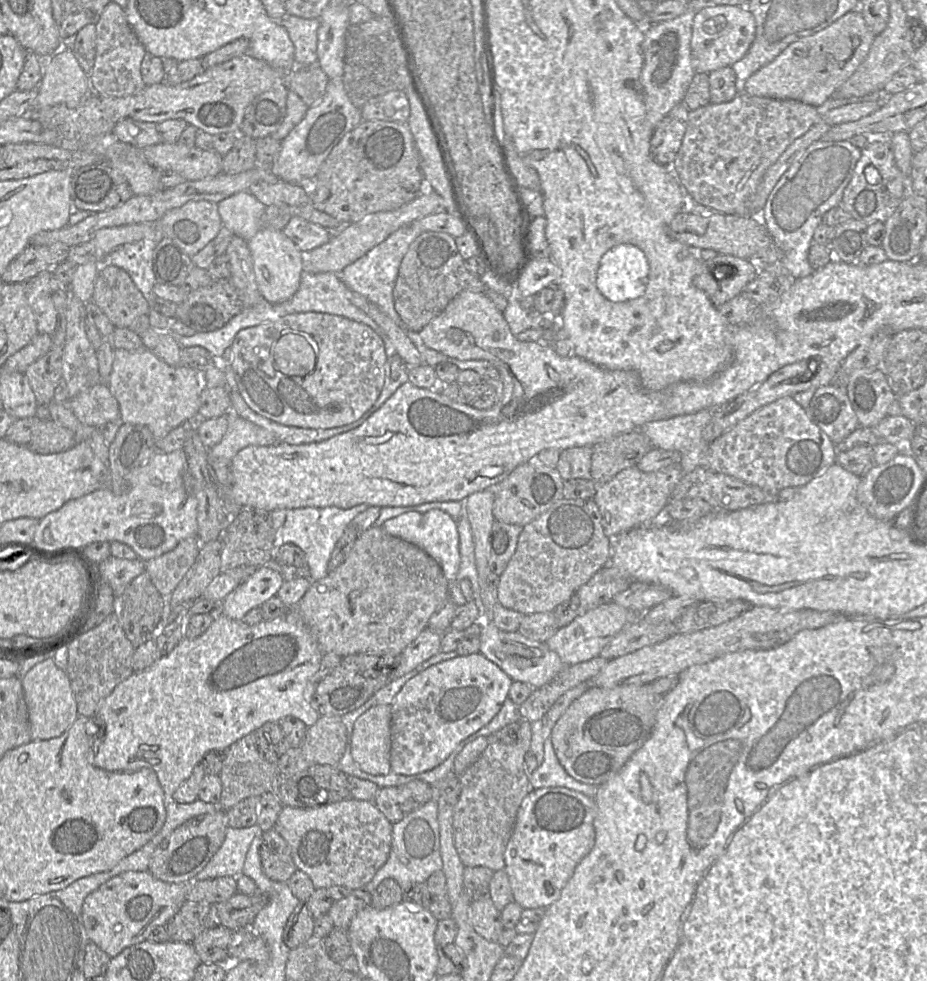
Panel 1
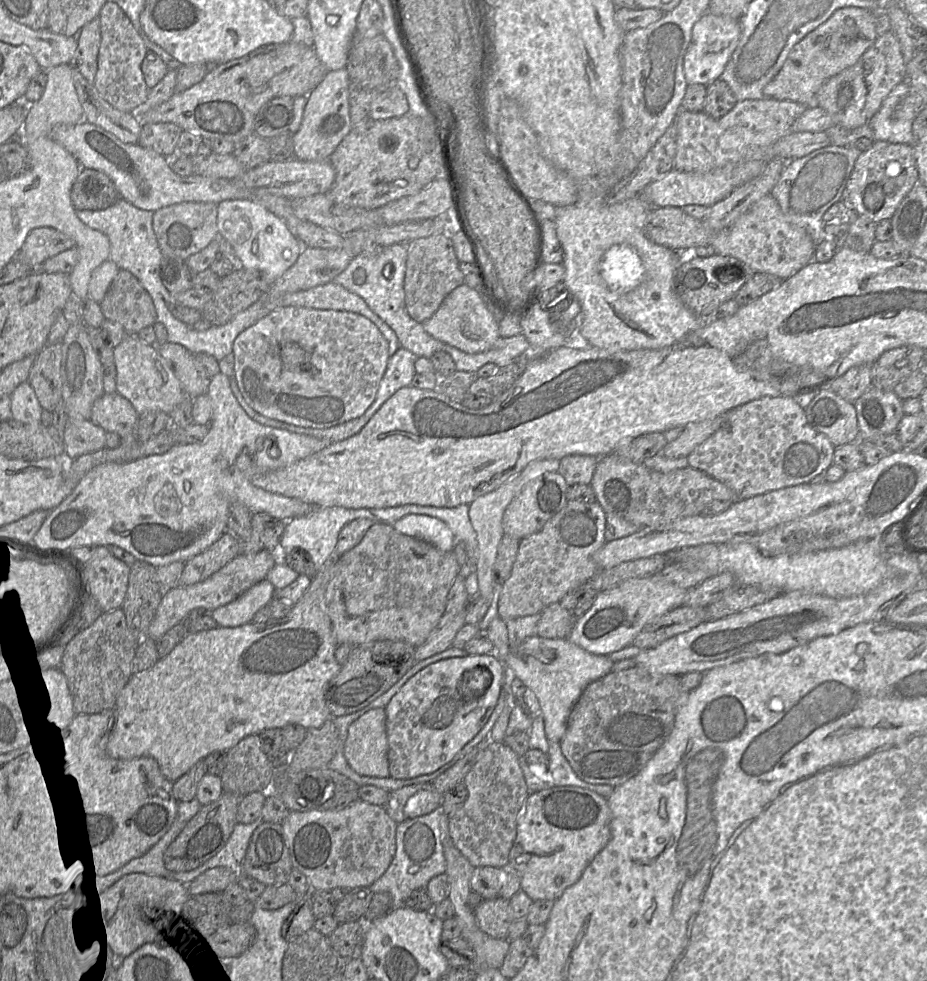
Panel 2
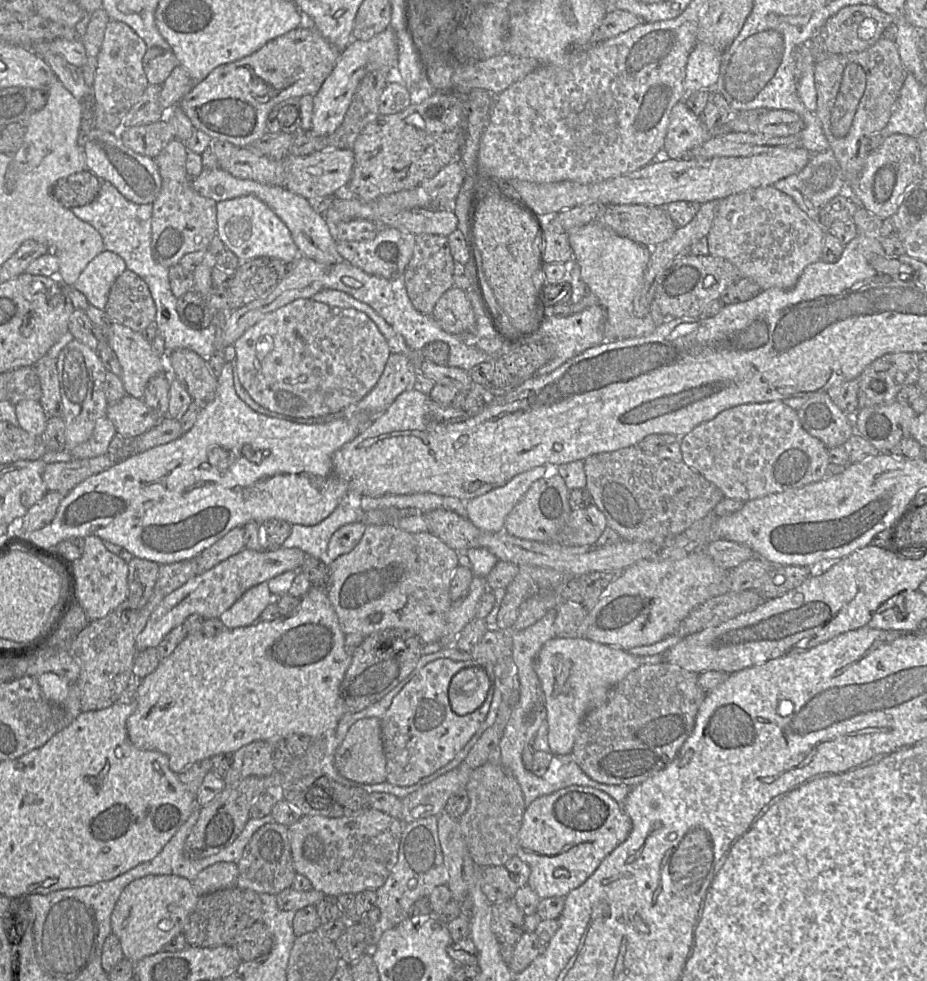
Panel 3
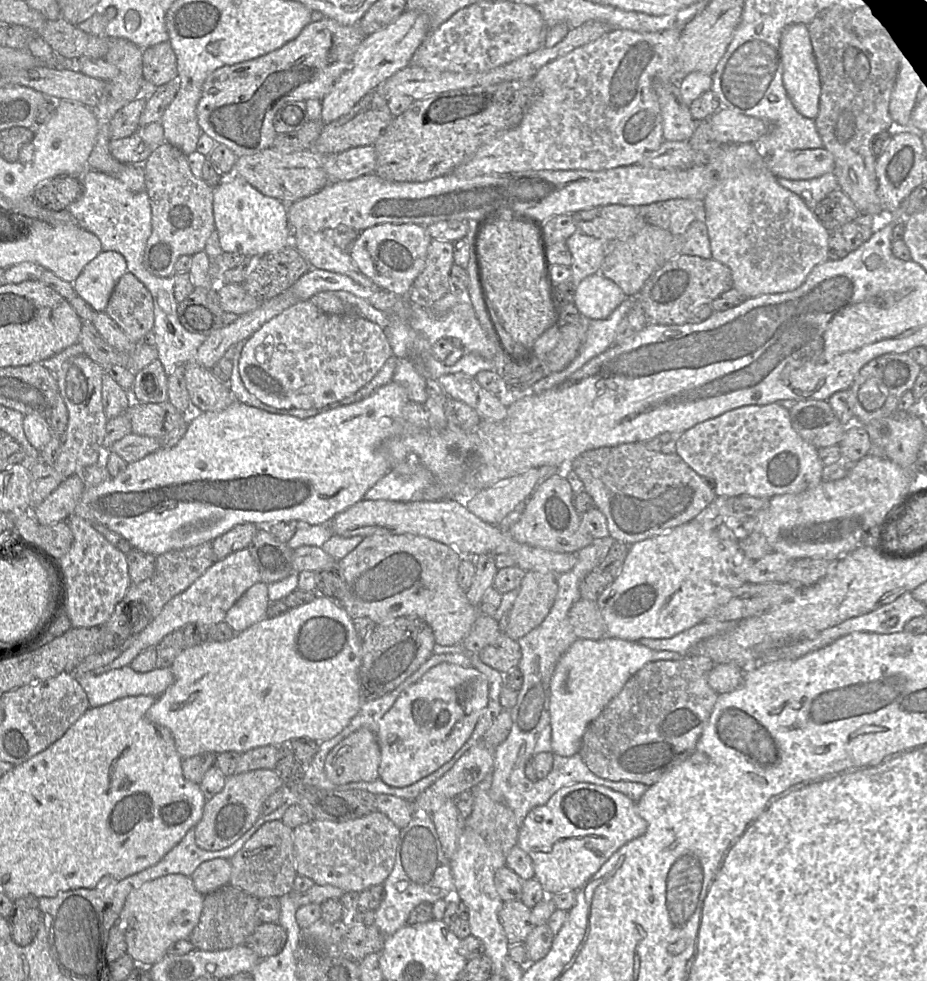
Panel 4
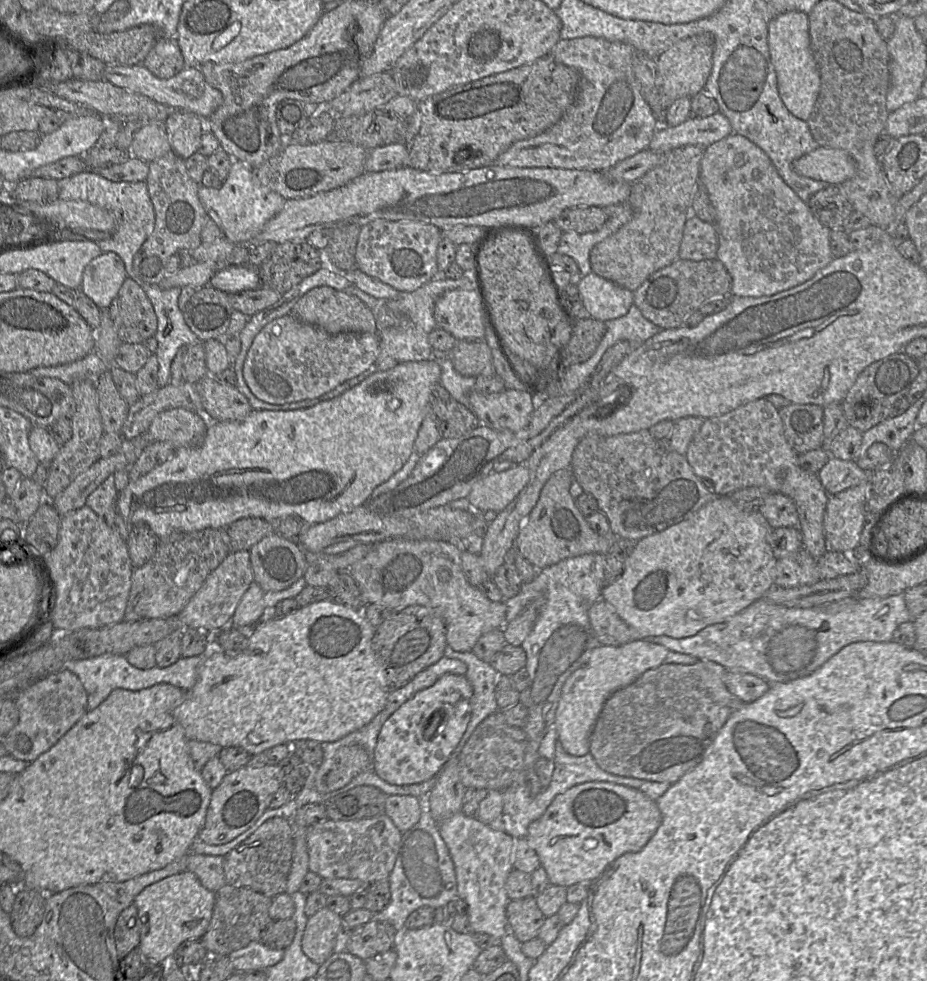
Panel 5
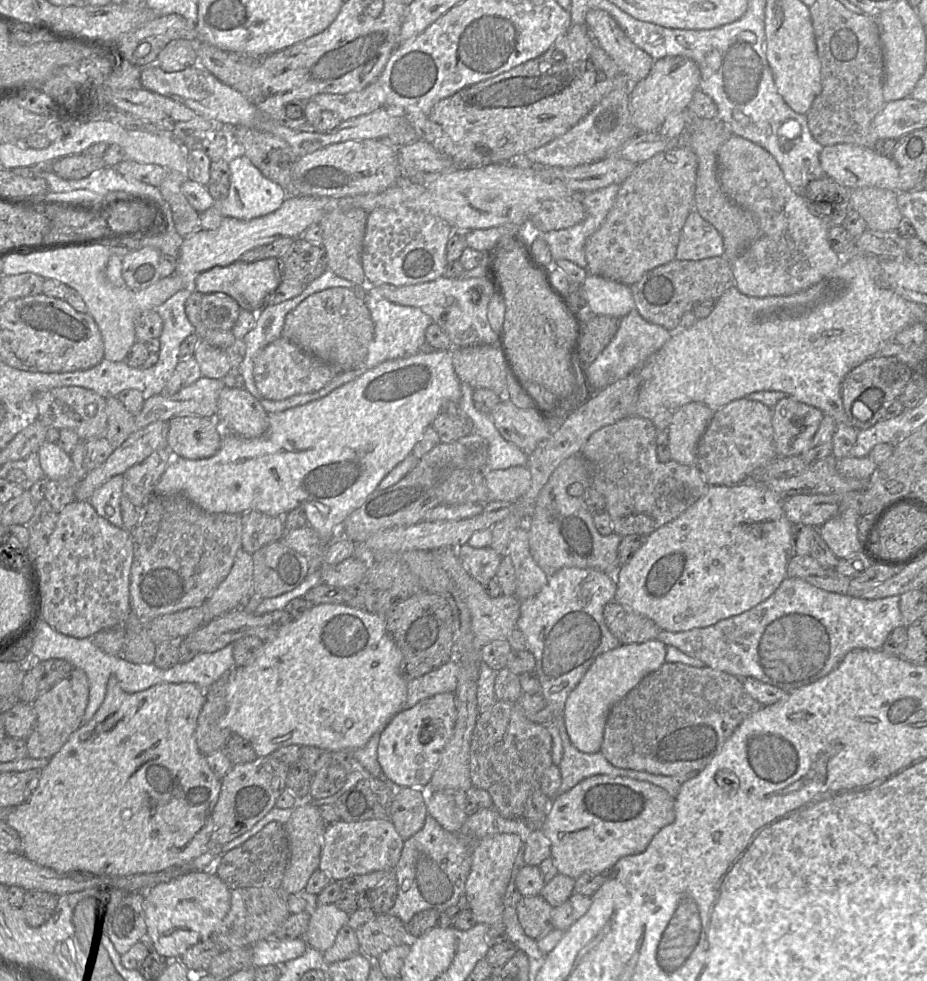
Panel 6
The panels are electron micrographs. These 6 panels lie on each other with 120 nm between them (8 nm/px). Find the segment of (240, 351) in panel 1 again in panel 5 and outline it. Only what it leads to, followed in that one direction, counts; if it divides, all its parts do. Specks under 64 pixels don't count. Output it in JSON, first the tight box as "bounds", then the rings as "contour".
{"bounds":[243,314,378,404],"contour":[[[288,314],[269,322],[255,336],[244,361],[243,376],[258,399],[286,404],[322,396],[366,371],[378,355],[378,333],[332,335]]]}

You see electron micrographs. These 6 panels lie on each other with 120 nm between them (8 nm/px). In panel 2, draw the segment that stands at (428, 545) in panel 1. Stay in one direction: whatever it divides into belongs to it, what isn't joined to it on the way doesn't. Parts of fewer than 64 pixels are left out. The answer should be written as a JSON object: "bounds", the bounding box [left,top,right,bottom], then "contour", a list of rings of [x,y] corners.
{"bounds":[392,515,456,552],"contour":[[[407,515],[392,527],[406,536],[428,542],[444,552],[453,551],[456,540],[450,528],[440,519],[425,515]]]}

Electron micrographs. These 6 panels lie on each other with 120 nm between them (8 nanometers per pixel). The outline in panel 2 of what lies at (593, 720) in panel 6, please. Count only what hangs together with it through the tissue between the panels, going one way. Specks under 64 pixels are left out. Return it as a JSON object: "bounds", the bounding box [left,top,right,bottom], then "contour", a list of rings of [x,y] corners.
{"bounds":[504,636,615,743],"contour":[[[533,636],[525,639],[516,648],[510,649],[504,664],[512,671],[514,677],[520,679],[535,694],[540,704],[540,714],[537,715],[543,717],[546,738],[549,742],[559,743],[566,732],[571,710],[585,687],[611,672],[615,663],[609,656],[591,654],[568,639],[547,639]]]}

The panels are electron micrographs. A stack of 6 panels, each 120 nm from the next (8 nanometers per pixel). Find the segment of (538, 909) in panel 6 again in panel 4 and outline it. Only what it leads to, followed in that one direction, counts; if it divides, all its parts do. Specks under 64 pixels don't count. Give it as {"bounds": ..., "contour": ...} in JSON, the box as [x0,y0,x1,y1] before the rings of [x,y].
{"bounds":[499,900,535,944],"contour":[[[520,900],[503,902],[499,920],[505,936],[512,944],[524,944],[527,936],[535,927],[531,922],[531,909]]]}

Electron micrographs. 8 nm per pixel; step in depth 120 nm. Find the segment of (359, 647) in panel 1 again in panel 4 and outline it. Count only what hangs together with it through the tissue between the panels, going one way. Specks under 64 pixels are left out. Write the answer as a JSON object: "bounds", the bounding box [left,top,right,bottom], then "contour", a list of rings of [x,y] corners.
{"bounds":[336,534,481,646],"contour":[[[378,534],[364,537],[362,541],[351,552],[349,552],[339,561],[336,561],[336,564],[343,575],[343,591],[341,597],[339,598],[339,600],[337,600],[337,602],[345,609],[345,611],[352,620],[366,617],[371,619],[376,625],[380,625],[382,623],[390,622],[399,617],[414,616],[422,619],[429,625],[434,635],[435,644],[441,646],[461,645],[463,640],[469,634],[473,623],[481,613],[479,611],[479,606],[474,606],[469,602],[466,596],[466,591],[462,590],[457,583],[457,574],[460,565],[460,554],[465,553],[458,553],[455,549],[449,547],[448,545],[445,545],[441,542],[435,541],[424,536],[411,534]]]}

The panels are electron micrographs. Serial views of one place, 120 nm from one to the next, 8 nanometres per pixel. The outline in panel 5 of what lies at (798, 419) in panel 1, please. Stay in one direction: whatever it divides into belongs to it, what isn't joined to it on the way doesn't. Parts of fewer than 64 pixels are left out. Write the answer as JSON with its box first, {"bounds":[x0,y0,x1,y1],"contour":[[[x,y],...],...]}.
{"bounds":[685,398,830,559],"contour":[[[759,398],[723,415],[704,419],[688,445],[685,458],[697,477],[716,496],[756,486],[790,497],[799,514],[803,549],[818,559],[829,550],[823,520],[830,495],[821,484],[818,473],[798,465],[798,454],[785,438],[778,409],[765,398]]]}

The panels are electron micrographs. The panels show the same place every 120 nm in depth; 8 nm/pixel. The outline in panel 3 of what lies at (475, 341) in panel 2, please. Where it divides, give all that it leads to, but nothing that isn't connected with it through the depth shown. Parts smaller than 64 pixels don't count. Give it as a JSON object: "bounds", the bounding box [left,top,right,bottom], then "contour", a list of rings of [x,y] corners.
{"bounds":[432,286,476,333],"contour":[[[453,286],[436,303],[432,312],[438,325],[447,333],[474,333],[476,318],[466,292]]]}

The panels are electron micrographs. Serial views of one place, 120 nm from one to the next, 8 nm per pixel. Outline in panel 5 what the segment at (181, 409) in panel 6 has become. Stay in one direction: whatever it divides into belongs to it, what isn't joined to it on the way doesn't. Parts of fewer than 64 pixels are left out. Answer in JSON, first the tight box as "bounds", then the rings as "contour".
{"bounds":[120,383,202,440],"contour":[[[168,383],[150,394],[141,396],[130,405],[120,434],[125,440],[147,434],[152,421],[159,413],[174,408],[202,412],[201,396],[196,383]]]}

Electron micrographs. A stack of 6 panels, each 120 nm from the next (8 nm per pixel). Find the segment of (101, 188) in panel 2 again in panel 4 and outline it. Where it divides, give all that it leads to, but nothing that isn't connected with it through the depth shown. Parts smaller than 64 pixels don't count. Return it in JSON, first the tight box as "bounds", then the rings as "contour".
{"bounds":[32,175,83,210],"contour":[[[62,175],[40,181],[32,197],[36,203],[51,210],[64,210],[83,194],[83,184],[78,175]]]}

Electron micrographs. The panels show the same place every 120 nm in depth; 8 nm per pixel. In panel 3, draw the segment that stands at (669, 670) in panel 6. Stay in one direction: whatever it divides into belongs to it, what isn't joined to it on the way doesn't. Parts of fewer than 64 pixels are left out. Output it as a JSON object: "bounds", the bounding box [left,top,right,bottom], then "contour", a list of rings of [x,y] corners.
{"bounds":[571,661,706,787],"contour":[[[663,661],[640,665],[616,684],[606,700],[582,719],[571,751],[582,771],[591,779],[613,785],[634,787],[664,769],[677,756],[693,731],[698,710],[706,693],[698,684],[696,672]]]}

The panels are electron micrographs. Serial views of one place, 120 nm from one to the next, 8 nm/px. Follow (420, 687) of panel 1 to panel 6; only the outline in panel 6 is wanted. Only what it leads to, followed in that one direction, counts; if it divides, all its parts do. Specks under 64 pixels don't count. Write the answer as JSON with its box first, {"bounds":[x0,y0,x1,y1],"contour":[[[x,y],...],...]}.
{"bounds":[378,693,457,788],"contour":[[[441,693],[396,714],[380,735],[378,761],[384,774],[399,787],[424,788],[451,739],[457,719],[455,693]]]}

